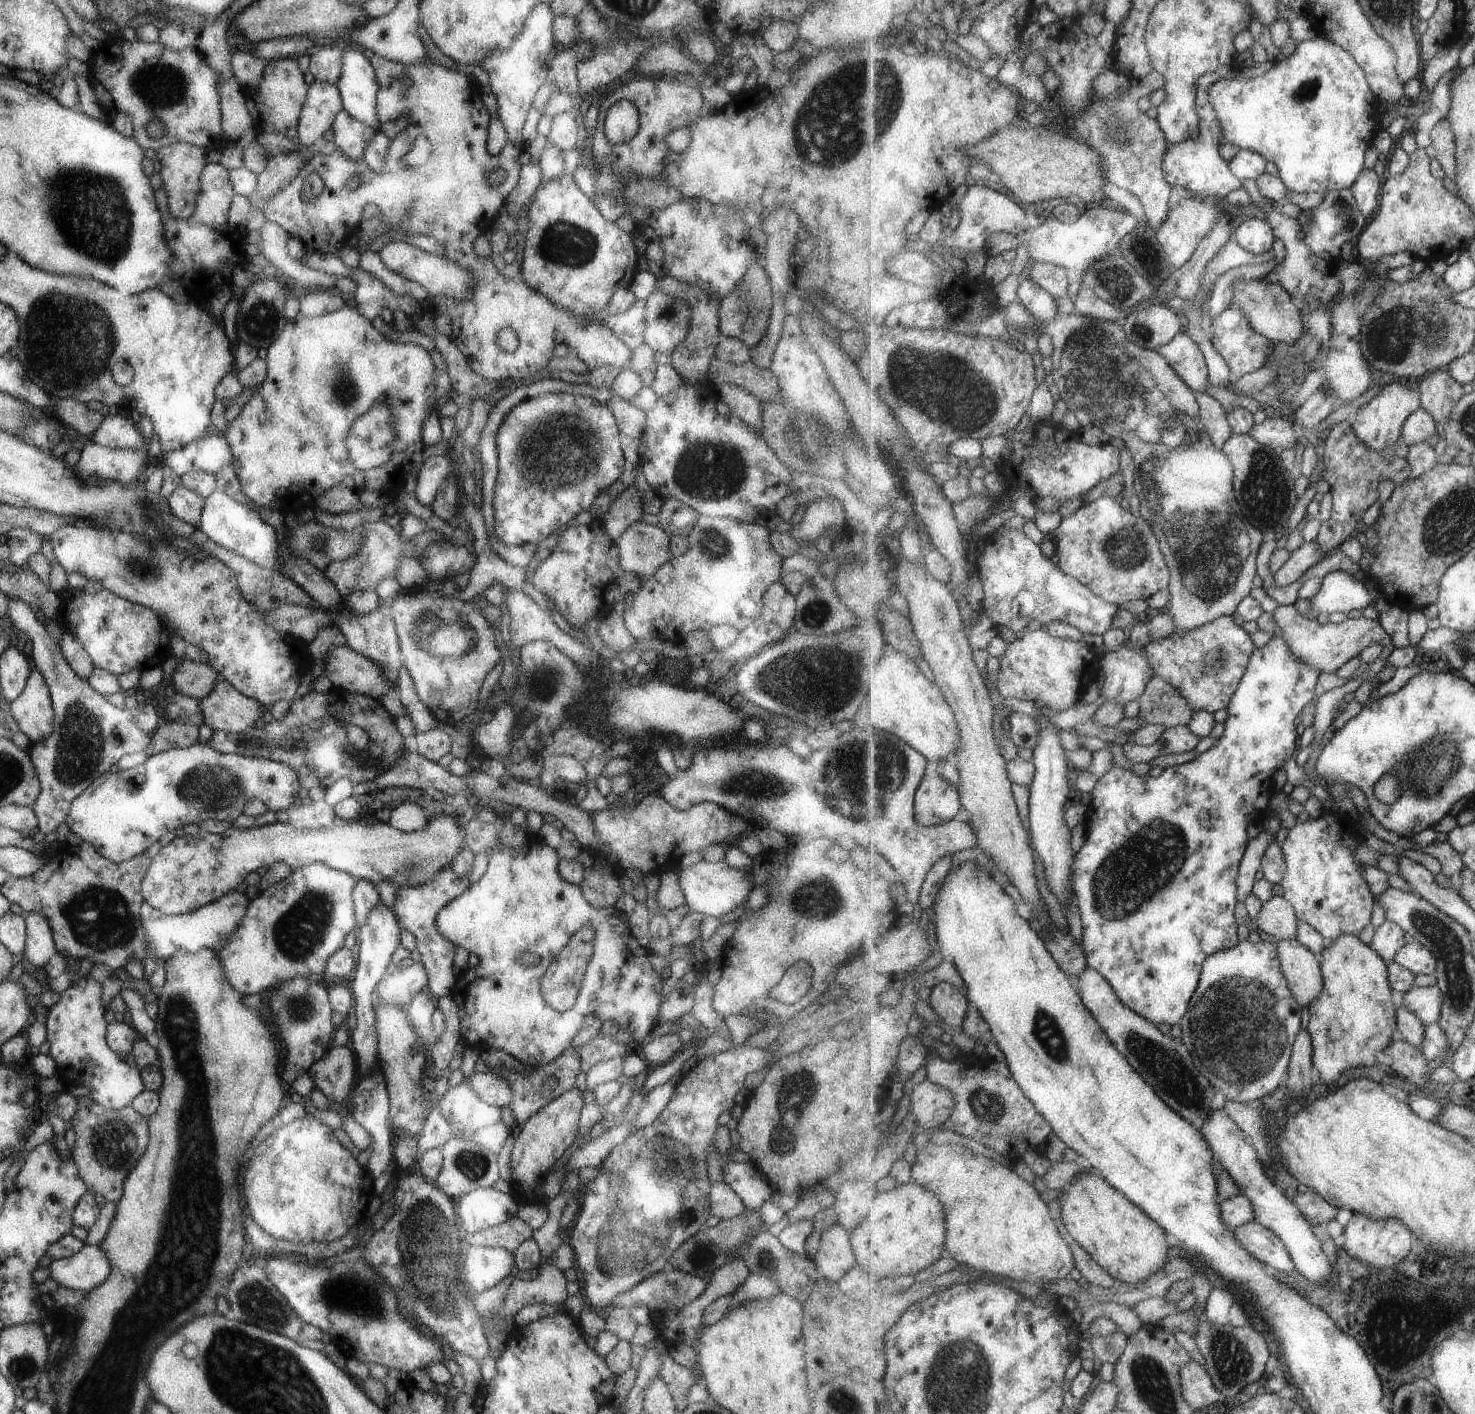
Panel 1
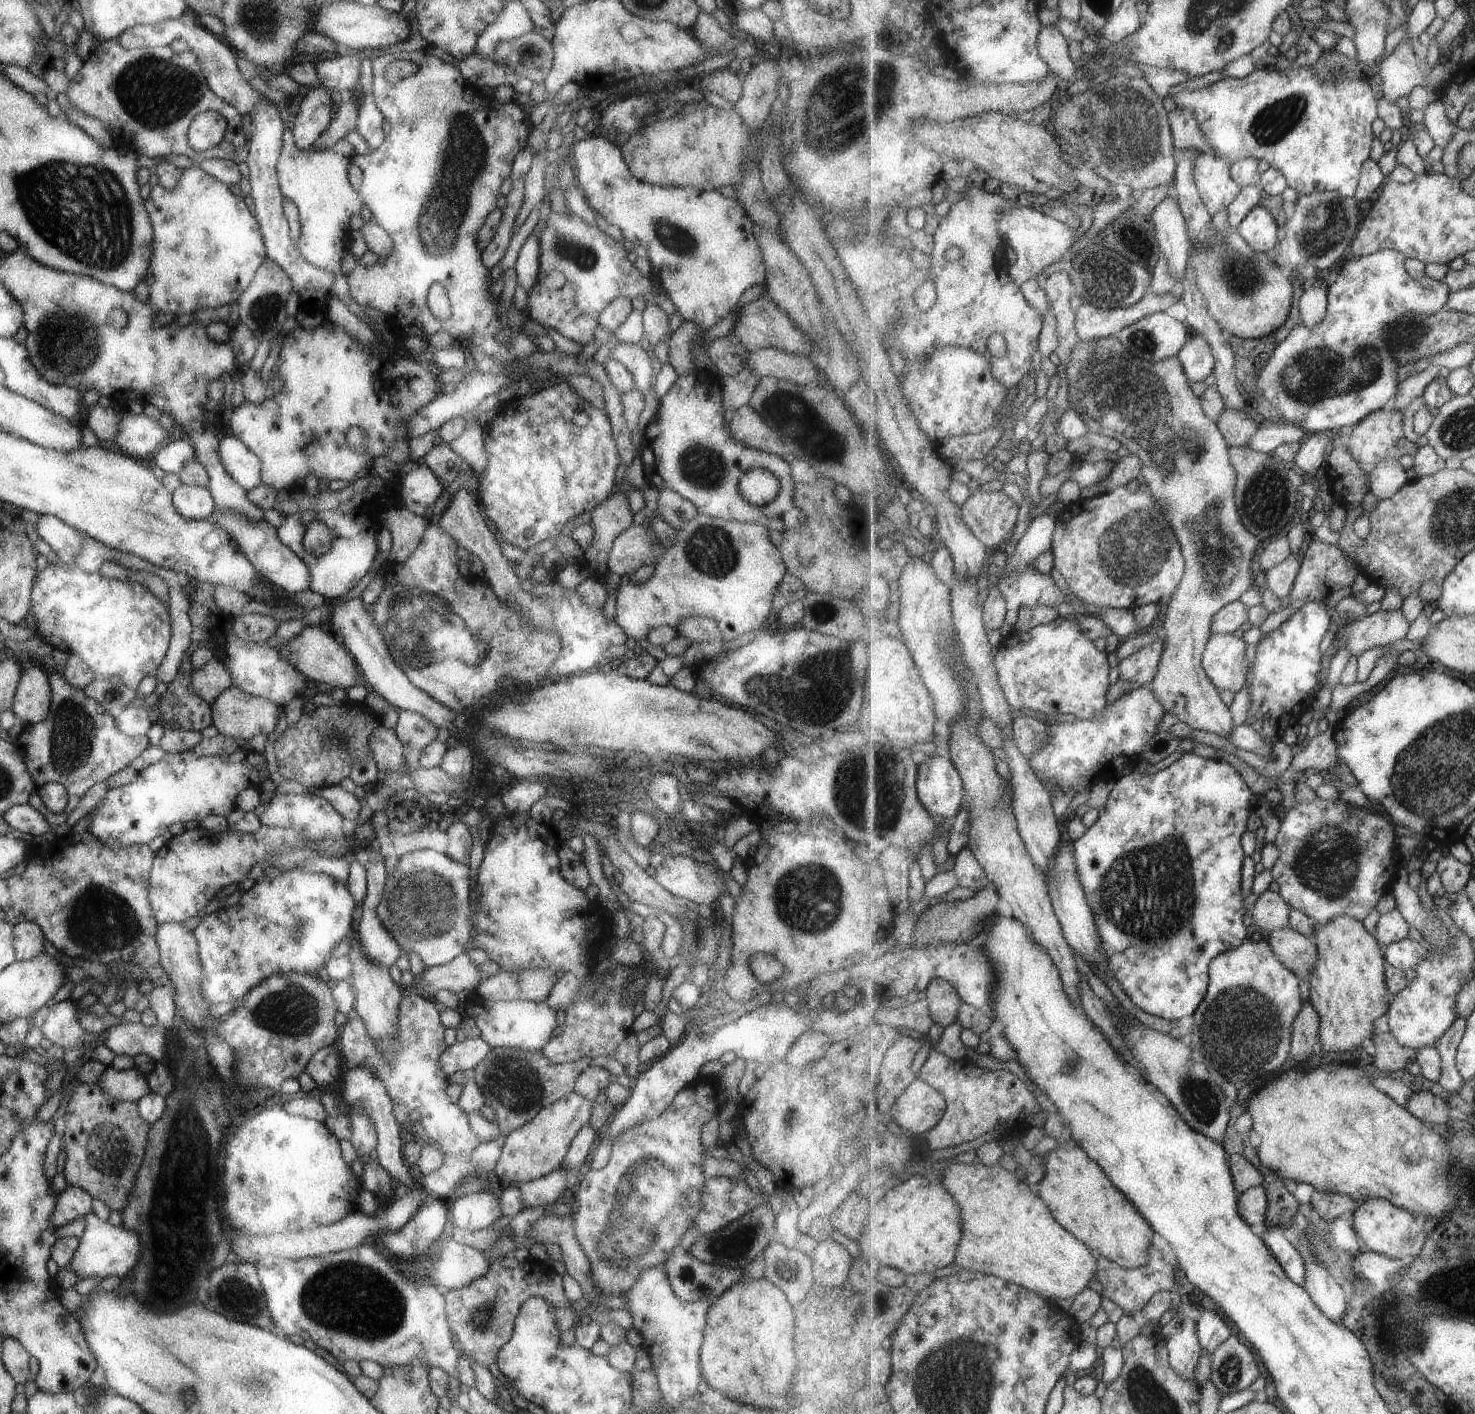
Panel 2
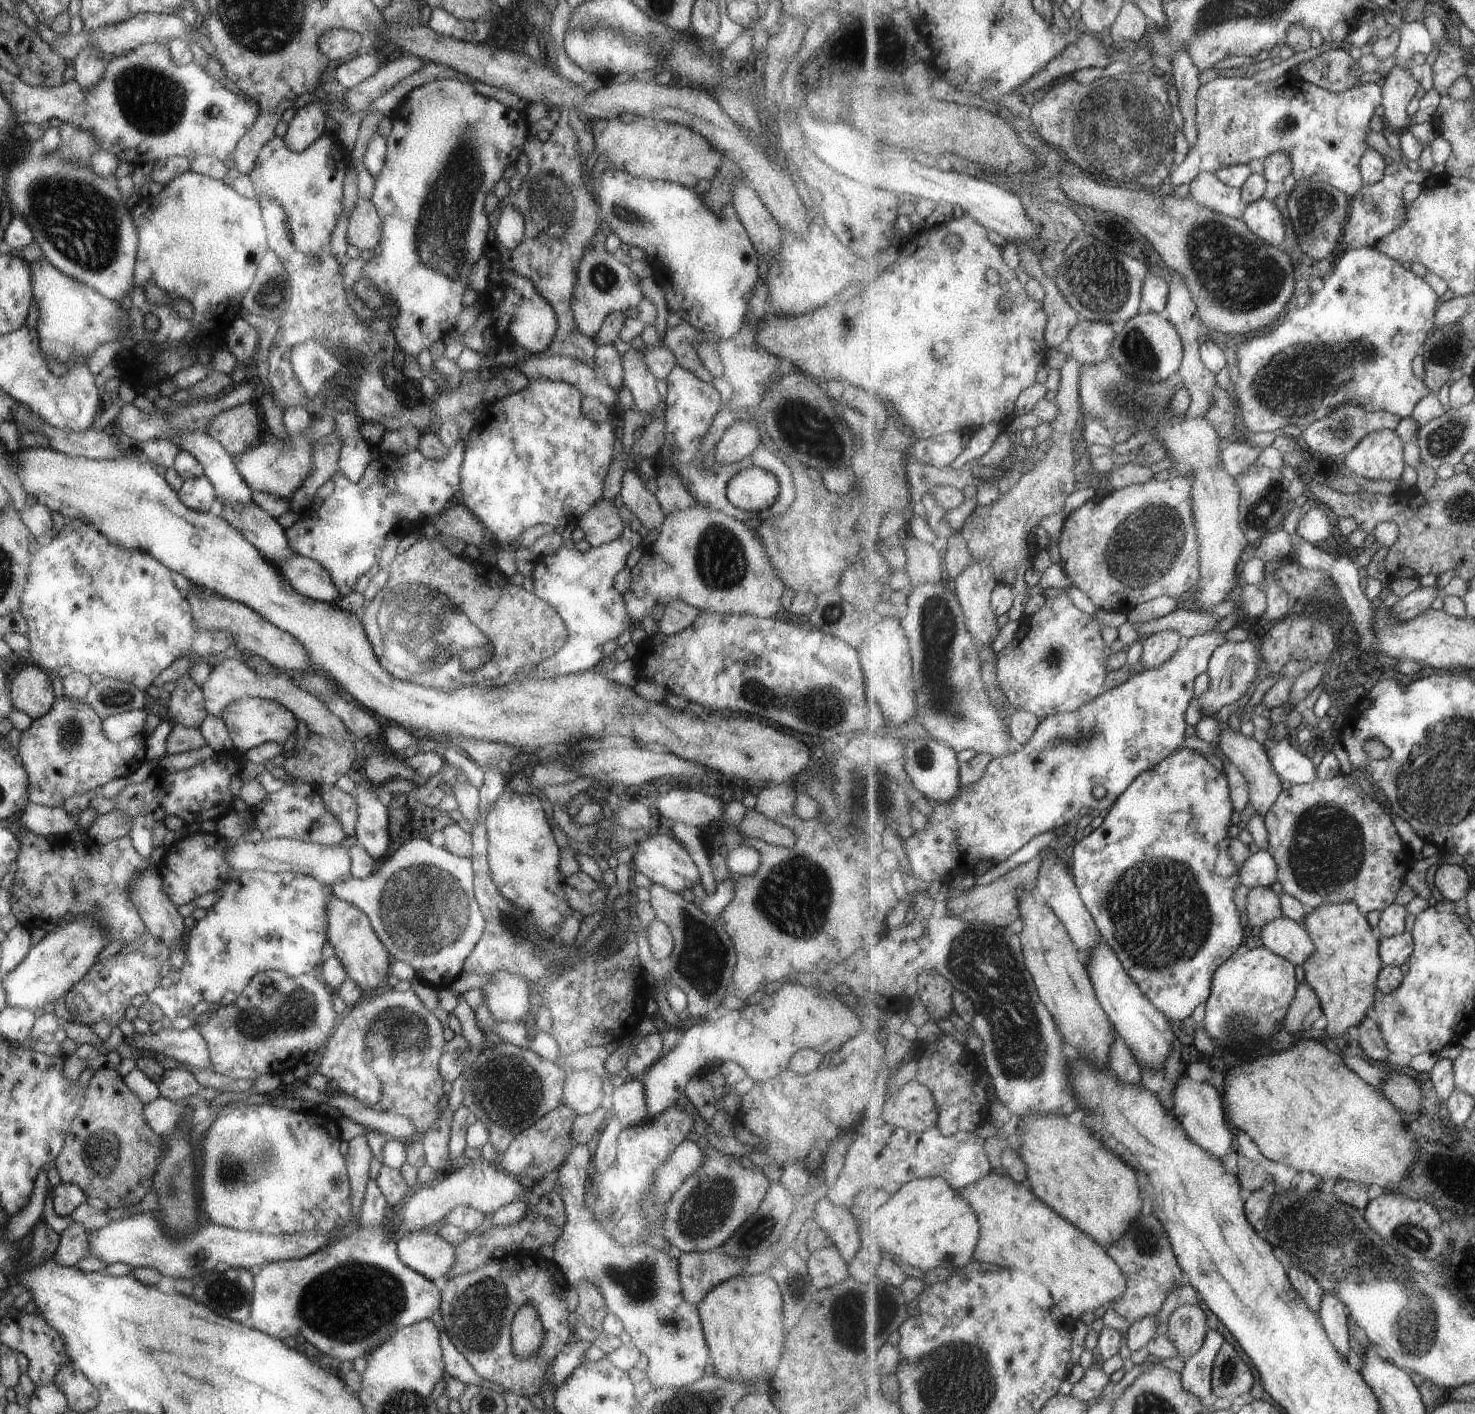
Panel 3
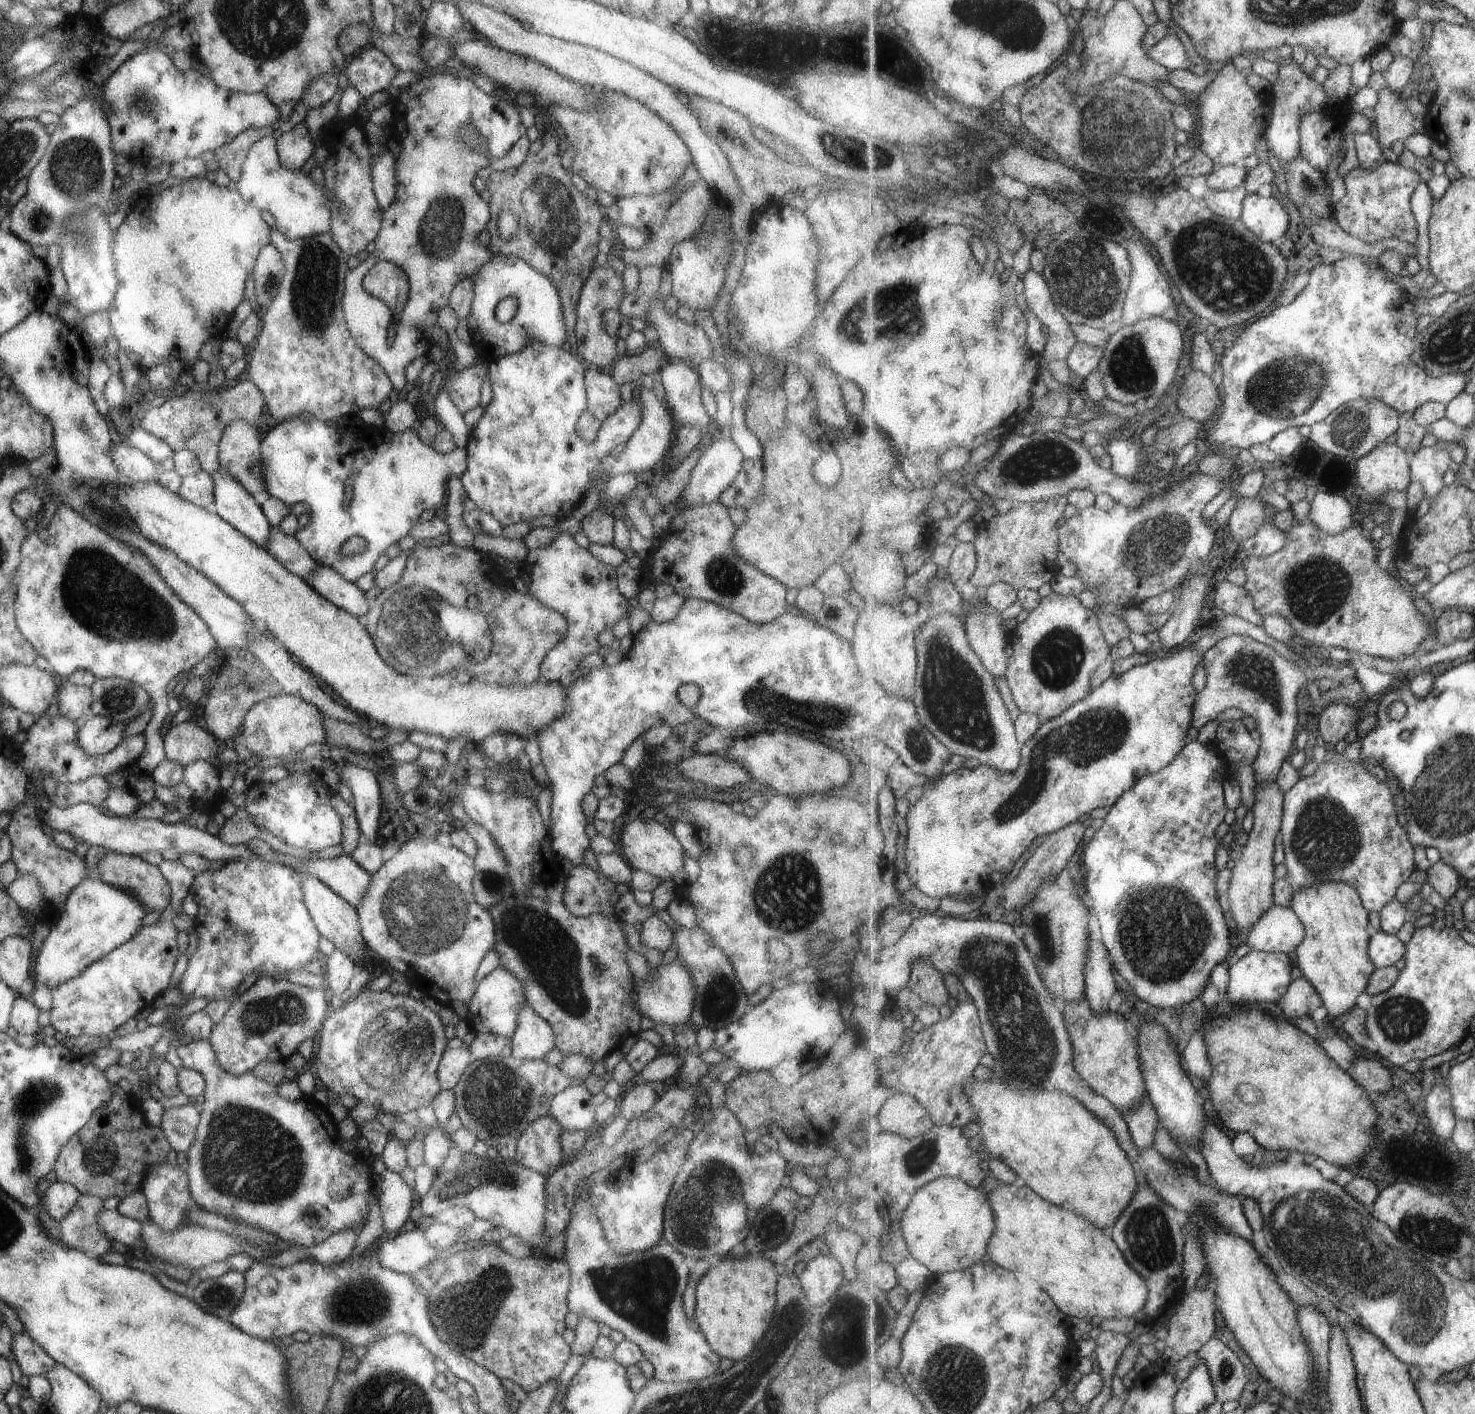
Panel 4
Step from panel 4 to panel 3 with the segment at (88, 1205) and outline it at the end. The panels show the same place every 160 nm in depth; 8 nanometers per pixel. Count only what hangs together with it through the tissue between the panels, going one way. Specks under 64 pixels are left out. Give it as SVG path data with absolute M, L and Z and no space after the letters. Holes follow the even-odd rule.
M72 1221L58 1235L58 1245L52 1256L55 1263L73 1266L88 1256L88 1231L79 1221Z

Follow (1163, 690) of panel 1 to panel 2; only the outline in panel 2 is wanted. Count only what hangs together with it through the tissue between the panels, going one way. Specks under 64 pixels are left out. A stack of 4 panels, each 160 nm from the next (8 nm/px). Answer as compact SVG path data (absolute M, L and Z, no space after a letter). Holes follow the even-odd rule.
M1116 335L1099 337L1097 340L1081 340L1072 350L1069 364L1066 370L1068 382L1070 383L1070 401L1073 403L1073 408L1085 419L1089 424L1090 430L1095 434L1109 435L1111 438L1120 439L1122 444L1125 444L1131 453L1142 459L1142 476L1149 491L1152 492L1154 499L1161 507L1161 510L1166 514L1166 518L1170 520L1172 529L1179 539L1182 546L1182 553L1186 559L1186 569L1182 581L1175 590L1171 600L1166 605L1164 614L1164 622L1162 624L1162 634L1164 635L1164 649L1161 657L1161 662L1158 666L1158 673L1154 681L1150 684L1153 692L1159 697L1163 703L1166 712L1179 721L1188 724L1192 729L1205 730L1213 732L1217 735L1224 736L1228 740L1230 732L1236 727L1233 724L1233 716L1229 712L1229 706L1221 700L1219 689L1214 685L1214 682L1209 678L1209 675L1204 669L1202 658L1212 635L1212 625L1214 624L1215 615L1224 606L1232 602L1239 601L1241 597L1256 583L1255 572L1253 572L1253 558L1255 552L1259 550L1260 538L1255 536L1242 521L1242 516L1238 511L1238 503L1236 502L1236 488L1238 483L1238 474L1234 463L1230 457L1230 443L1226 441L1226 436L1222 433L1218 423L1211 420L1206 411L1202 407L1201 398L1195 396L1195 392L1191 390L1192 383L1186 375L1183 363L1178 356L1166 358L1160 361L1150 361L1139 357L1131 352Z

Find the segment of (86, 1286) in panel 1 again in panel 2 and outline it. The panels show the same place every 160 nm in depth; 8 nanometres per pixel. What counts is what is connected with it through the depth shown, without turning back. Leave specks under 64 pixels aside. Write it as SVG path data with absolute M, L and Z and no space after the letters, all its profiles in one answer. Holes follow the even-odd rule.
M87 1213L84 1216L85 1227L83 1234L78 1238L79 1242L69 1261L67 1269L73 1270L79 1278L109 1278L109 1276L125 1276L131 1266L135 1266L135 1250L137 1250L137 1238L135 1234L124 1228L114 1227L107 1222L97 1220L95 1216Z

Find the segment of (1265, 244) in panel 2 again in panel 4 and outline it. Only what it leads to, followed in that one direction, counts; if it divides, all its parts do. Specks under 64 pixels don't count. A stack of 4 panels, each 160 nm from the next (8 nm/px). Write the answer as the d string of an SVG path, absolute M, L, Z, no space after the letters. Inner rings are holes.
M1256 193L1247 195L1243 203L1243 222L1259 238L1267 242L1275 242L1285 237L1289 230L1289 212L1273 195L1259 196Z

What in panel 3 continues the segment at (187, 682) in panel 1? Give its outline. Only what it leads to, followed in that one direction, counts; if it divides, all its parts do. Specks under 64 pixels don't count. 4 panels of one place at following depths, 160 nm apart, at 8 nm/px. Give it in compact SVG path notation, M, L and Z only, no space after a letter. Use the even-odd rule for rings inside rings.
M240 657L223 659L219 664L213 666L207 678L201 683L200 691L206 713L211 716L220 717L222 710L230 705L230 702L243 697L266 698L282 704L289 712L293 713L296 721L303 720L306 728L311 733L322 737L339 741L352 741L348 736L343 723L315 695L303 692L291 682L287 672L269 673L268 675L258 675L254 673Z

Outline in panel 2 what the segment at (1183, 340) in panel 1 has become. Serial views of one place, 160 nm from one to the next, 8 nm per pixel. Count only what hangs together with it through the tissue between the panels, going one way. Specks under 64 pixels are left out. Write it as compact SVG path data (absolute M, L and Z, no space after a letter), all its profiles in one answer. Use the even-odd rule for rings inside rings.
M1197 332L1191 334L1188 343L1180 350L1178 357L1191 383L1203 382L1214 374L1216 358L1211 343Z

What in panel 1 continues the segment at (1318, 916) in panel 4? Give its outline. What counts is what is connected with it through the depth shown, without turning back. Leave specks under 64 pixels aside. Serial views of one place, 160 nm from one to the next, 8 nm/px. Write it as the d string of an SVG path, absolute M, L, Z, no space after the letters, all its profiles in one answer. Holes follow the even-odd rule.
M1342 934L1337 941L1327 944L1321 954L1322 973L1325 978L1325 988L1322 996L1314 1001L1309 1008L1310 1032L1313 1043L1312 1061L1321 1080L1332 1084L1334 1088L1337 1080L1355 1066L1374 1066L1383 1068L1377 1062L1377 1052L1389 1049L1395 1038L1398 1037L1397 1006L1393 1004L1393 987L1390 983L1388 964L1386 960L1365 944L1360 937Z

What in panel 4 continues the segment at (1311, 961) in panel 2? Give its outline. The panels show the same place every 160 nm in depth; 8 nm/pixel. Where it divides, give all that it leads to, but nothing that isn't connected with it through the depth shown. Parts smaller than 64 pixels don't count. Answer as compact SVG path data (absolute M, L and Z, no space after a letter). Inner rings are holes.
M1273 905L1250 931L1247 944L1253 951L1275 951L1287 953L1296 950L1306 940L1306 928L1299 915L1291 908Z

